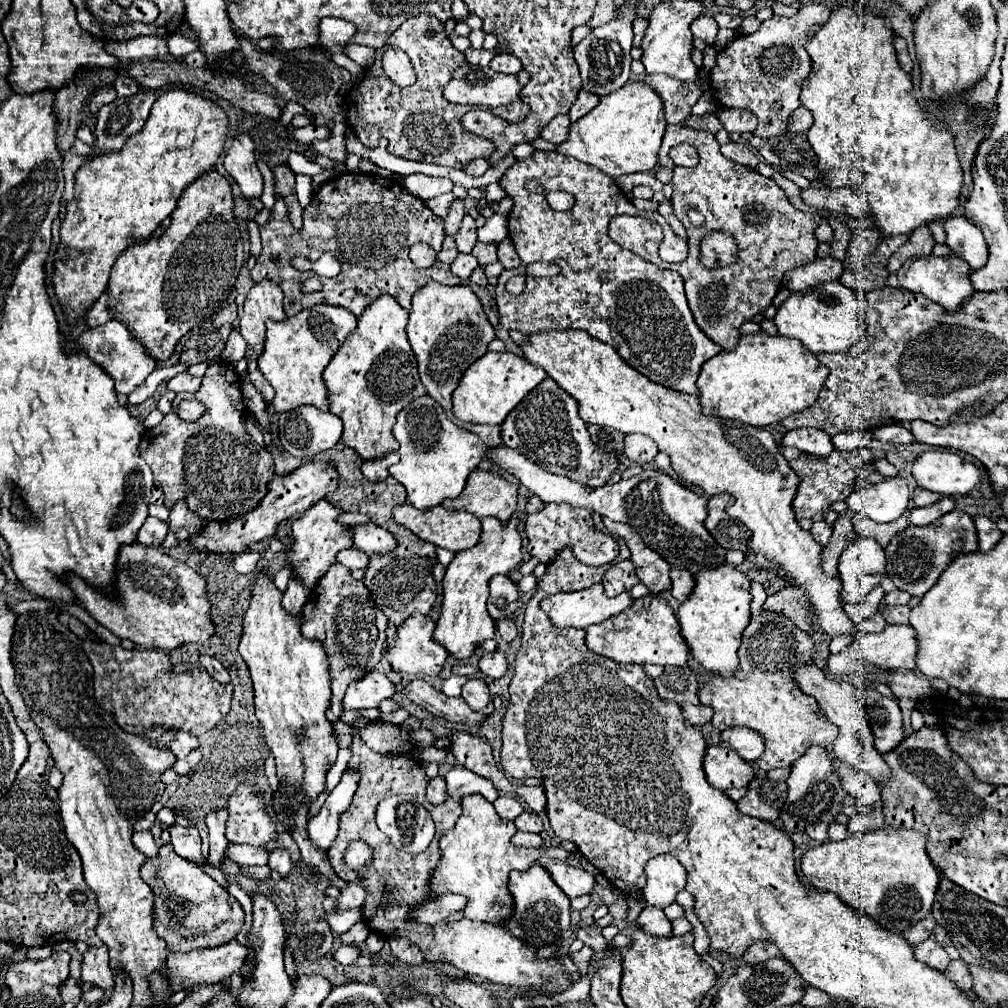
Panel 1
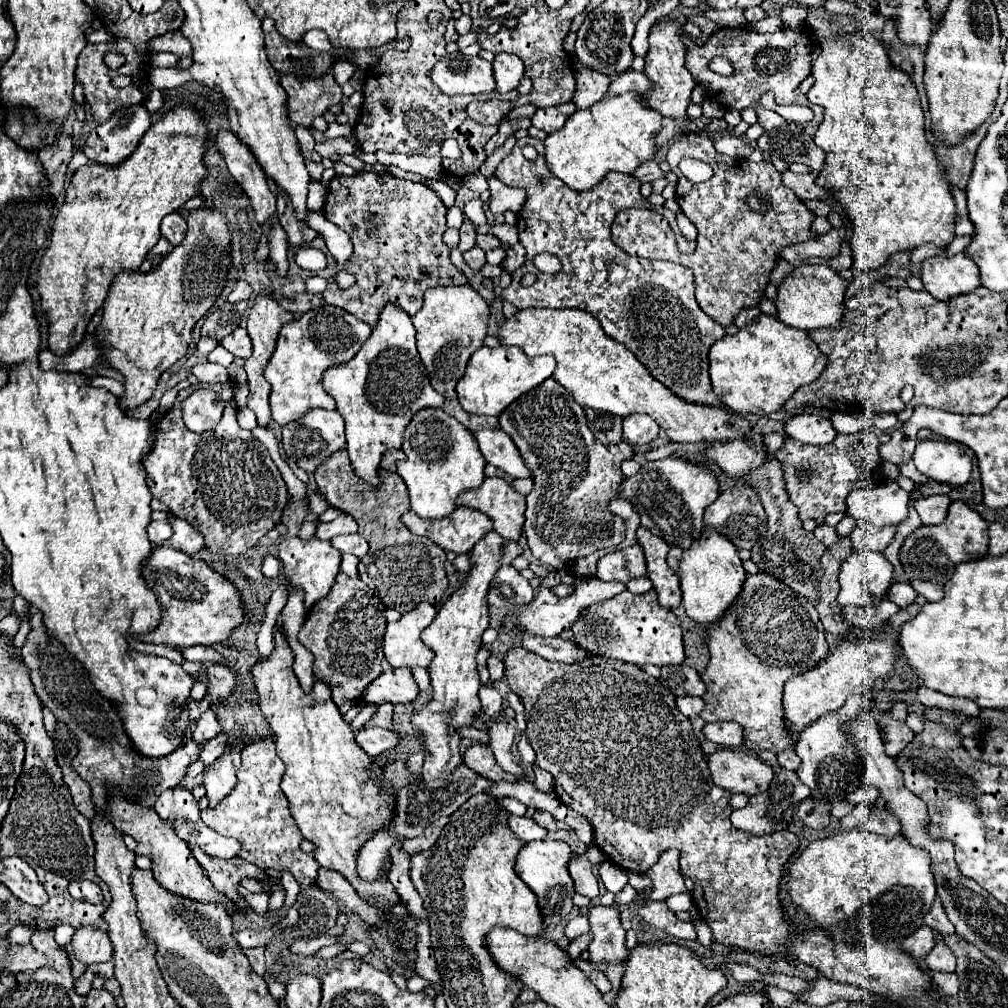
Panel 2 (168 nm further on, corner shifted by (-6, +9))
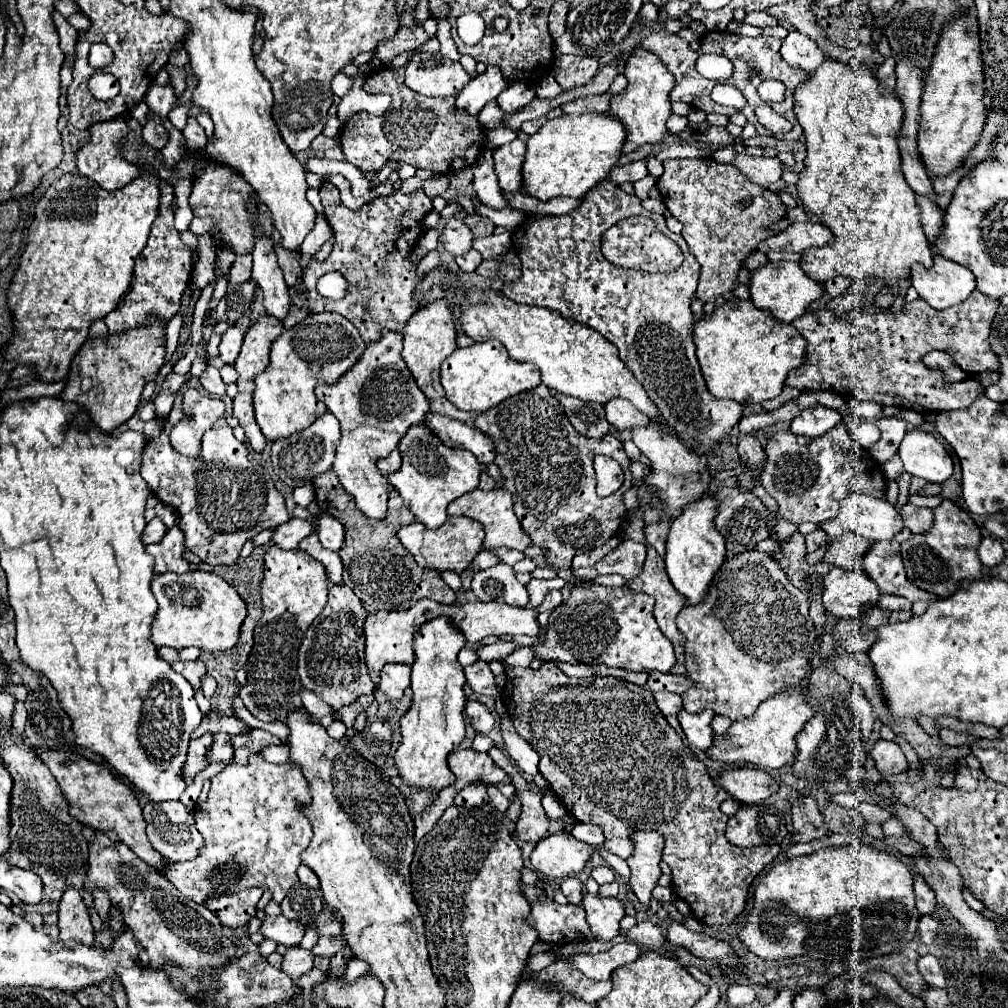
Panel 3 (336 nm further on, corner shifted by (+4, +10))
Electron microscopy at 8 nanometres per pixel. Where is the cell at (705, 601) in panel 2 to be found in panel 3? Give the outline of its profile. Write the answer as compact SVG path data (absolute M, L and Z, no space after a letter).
M704 495L702 501L694 501L684 509L684 513L670 525L668 541L666 541L666 573L676 587L676 591L686 599L686 605L696 605L708 593L712 579L720 565L724 563L726 543L724 537L714 527L716 501L710 495Z

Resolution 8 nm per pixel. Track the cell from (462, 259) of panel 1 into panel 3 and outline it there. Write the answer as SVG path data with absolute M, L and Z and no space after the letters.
M470 249L468 253L464 253L464 255L456 257L458 267L460 267L462 271L466 271L466 273L472 273L472 271L480 265L480 261L482 261L482 257L480 257L480 253L478 253L476 249Z

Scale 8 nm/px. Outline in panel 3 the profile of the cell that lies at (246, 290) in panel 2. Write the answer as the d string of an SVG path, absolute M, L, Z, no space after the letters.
M238 255L232 269L230 269L230 275L228 275L228 281L230 283L246 283L250 279L250 267L252 267L252 257L250 255Z

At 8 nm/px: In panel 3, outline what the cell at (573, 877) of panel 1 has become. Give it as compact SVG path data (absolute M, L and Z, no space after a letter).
M566 877L562 883L560 883L560 887L562 887L562 893L566 895L566 899L570 901L570 903L574 903L574 905L580 905L582 903L582 881L578 879L578 877Z

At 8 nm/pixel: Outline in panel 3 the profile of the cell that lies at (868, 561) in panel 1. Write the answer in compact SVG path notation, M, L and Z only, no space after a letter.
M830 567L824 575L824 609L840 617L864 617L878 603L880 589L864 571Z

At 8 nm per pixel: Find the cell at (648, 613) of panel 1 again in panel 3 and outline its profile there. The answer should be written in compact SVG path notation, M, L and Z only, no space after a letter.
M584 585L570 593L570 599L556 607L548 621L548 635L536 649L542 661L558 659L568 663L602 663L630 671L666 673L676 663L670 639L652 617L652 595L636 593L628 587Z

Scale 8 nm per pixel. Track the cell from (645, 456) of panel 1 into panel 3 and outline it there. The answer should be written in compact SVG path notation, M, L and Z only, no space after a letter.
M616 399L616 401L608 401L604 405L606 409L606 419L610 425L614 425L618 431L624 431L624 429L634 429L634 427L640 427L640 425L648 425L650 419L640 413L638 409L634 409L628 401L624 399Z

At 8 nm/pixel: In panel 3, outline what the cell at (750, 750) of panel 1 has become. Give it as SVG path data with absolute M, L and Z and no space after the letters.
M682 709L682 713L678 713L678 721L686 733L688 743L692 743L694 747L698 747L702 751L708 751L714 745L712 719L714 719L714 713L710 709L700 711L700 713L686 713Z

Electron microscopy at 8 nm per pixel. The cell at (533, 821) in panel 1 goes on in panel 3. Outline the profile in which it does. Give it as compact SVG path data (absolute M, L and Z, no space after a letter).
M494 745L488 751L488 755L494 759L494 763L500 769L504 769L510 775L512 785L516 787L516 795L522 801L522 815L516 823L514 835L522 841L532 841L532 843L540 841L548 833L548 825L550 825L550 819L541 803L544 793L534 783L524 781L518 767L510 761L510 757L498 745Z

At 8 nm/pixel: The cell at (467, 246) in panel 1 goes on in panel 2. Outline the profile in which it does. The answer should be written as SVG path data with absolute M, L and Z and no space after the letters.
M464 220L462 228L460 228L460 244L458 244L458 250L460 252L466 252L466 250L472 250L476 246L476 226L472 220Z

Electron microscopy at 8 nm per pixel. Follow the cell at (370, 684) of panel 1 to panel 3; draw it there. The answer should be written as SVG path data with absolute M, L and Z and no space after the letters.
M384 665L380 671L378 691L390 699L402 699L406 687L410 687L410 667L408 665Z

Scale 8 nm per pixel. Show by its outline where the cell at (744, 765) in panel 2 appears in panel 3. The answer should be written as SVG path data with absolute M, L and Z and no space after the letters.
M734 767L722 771L714 783L740 803L760 803L778 789L778 783L766 771L756 767Z

